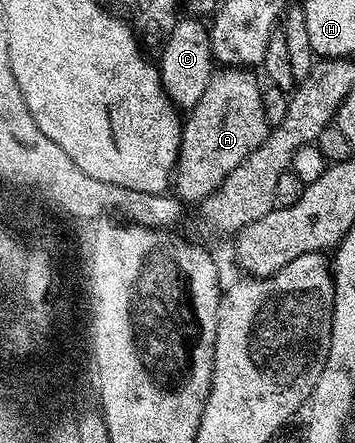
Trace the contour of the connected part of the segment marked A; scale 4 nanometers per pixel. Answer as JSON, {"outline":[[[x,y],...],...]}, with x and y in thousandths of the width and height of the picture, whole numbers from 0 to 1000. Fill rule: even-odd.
{"outline":[[[628,151],[608,158],[577,210],[518,271],[493,393],[485,395],[490,438],[518,456],[569,456],[623,411],[746,318],[761,278],[746,264],[741,196],[718,190],[704,158]]]}

